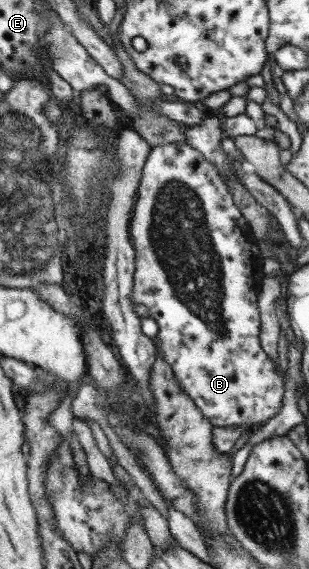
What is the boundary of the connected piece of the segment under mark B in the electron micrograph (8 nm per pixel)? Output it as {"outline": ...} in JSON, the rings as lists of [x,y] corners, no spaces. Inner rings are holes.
{"outline":[[[178,141],[175,143],[161,144],[155,147],[151,147],[150,154],[146,159],[145,165],[142,169],[142,174],[140,177],[140,185],[138,185],[138,192],[136,193],[135,198],[135,206],[133,207],[133,213],[131,216],[130,224],[129,224],[129,235],[132,240],[134,251],[136,251],[136,271],[134,276],[134,285],[132,285],[132,294],[130,294],[130,299],[132,299],[132,305],[136,306],[139,304],[144,304],[144,306],[148,307],[149,314],[146,317],[153,318],[158,324],[158,332],[157,338],[159,341],[156,344],[156,349],[158,349],[157,354],[162,355],[168,363],[170,363],[170,367],[172,367],[172,371],[174,371],[174,375],[176,375],[176,379],[180,381],[180,387],[184,389],[194,399],[194,403],[196,403],[196,407],[200,409],[202,415],[212,423],[215,427],[236,427],[236,425],[244,425],[249,429],[254,429],[255,427],[261,426],[262,424],[268,422],[270,418],[274,417],[274,415],[278,414],[280,411],[280,407],[282,407],[282,397],[284,397],[284,391],[286,391],[285,379],[281,374],[278,374],[278,370],[276,370],[276,362],[270,359],[264,350],[262,350],[259,340],[260,335],[260,310],[258,306],[258,291],[262,288],[263,280],[264,280],[264,257],[261,253],[260,242],[253,236],[253,231],[249,226],[249,223],[246,221],[246,218],[242,215],[240,208],[232,199],[232,193],[228,191],[228,185],[221,174],[218,172],[218,168],[216,165],[211,163],[208,159],[204,158],[204,155],[192,146],[188,145],[186,141]]]}

